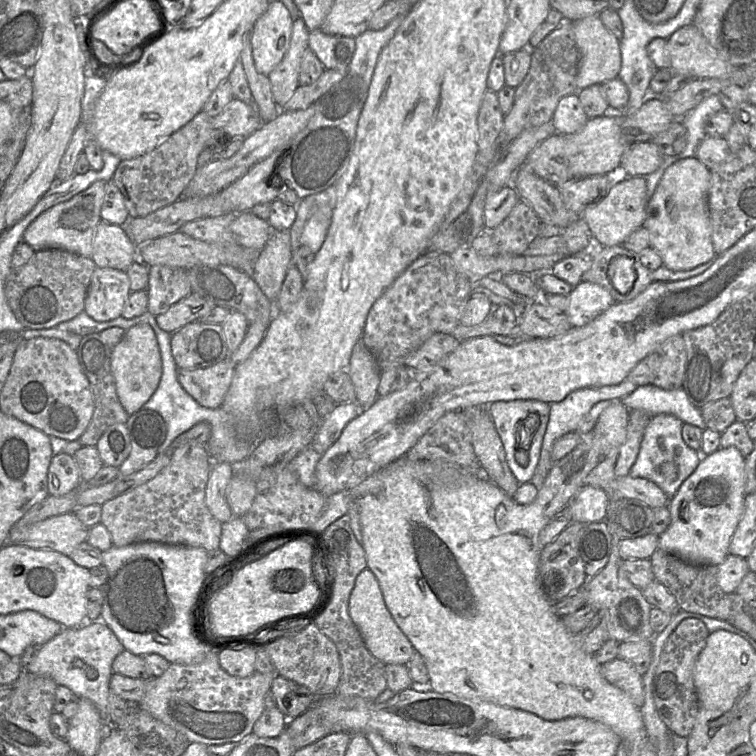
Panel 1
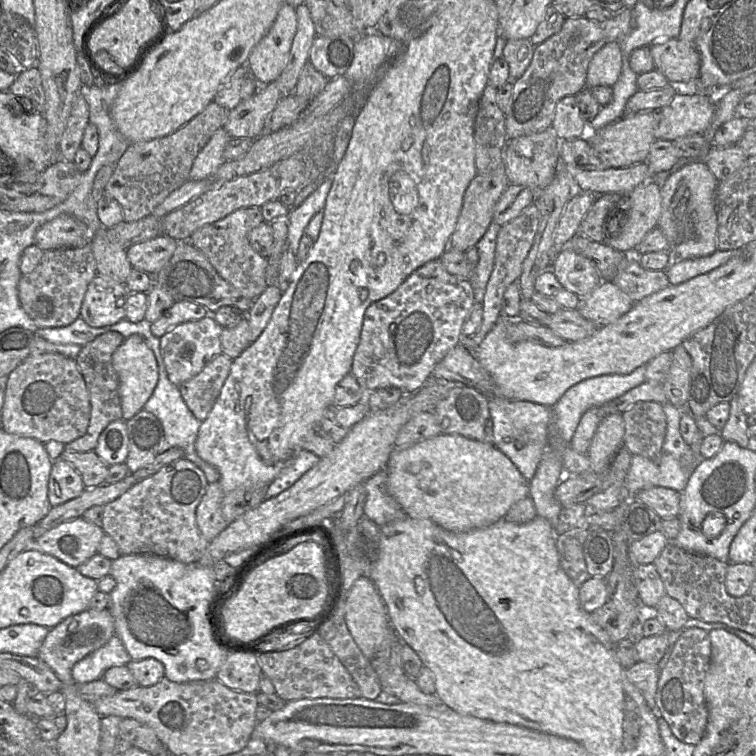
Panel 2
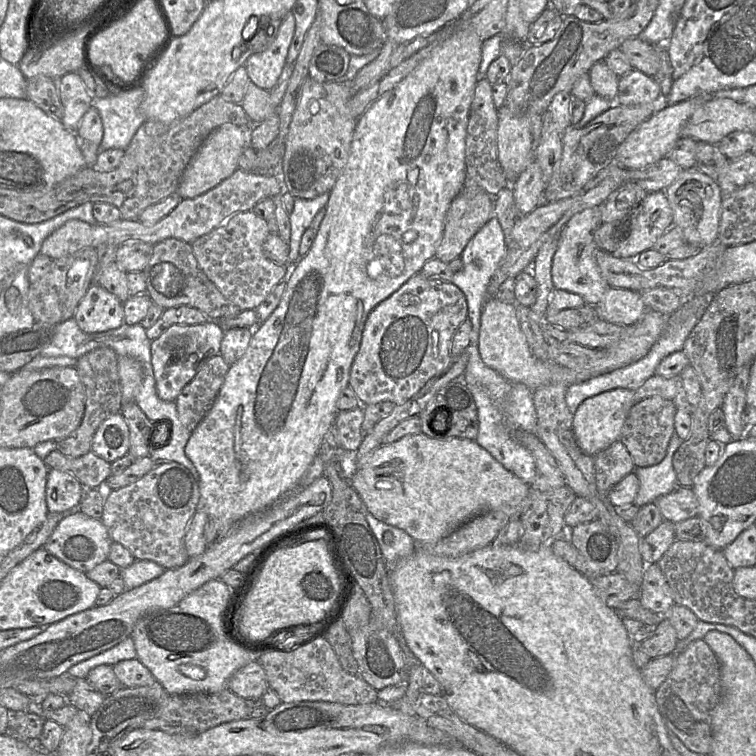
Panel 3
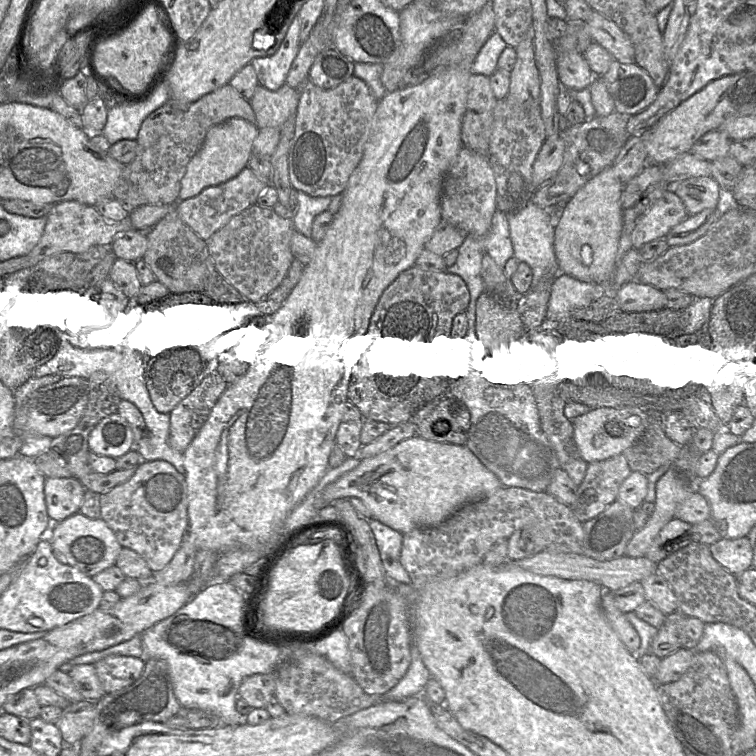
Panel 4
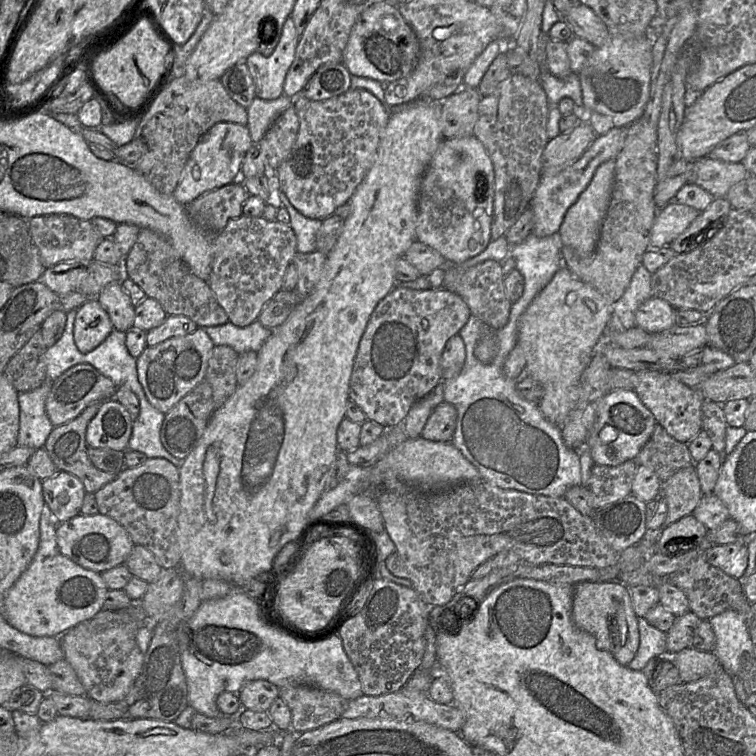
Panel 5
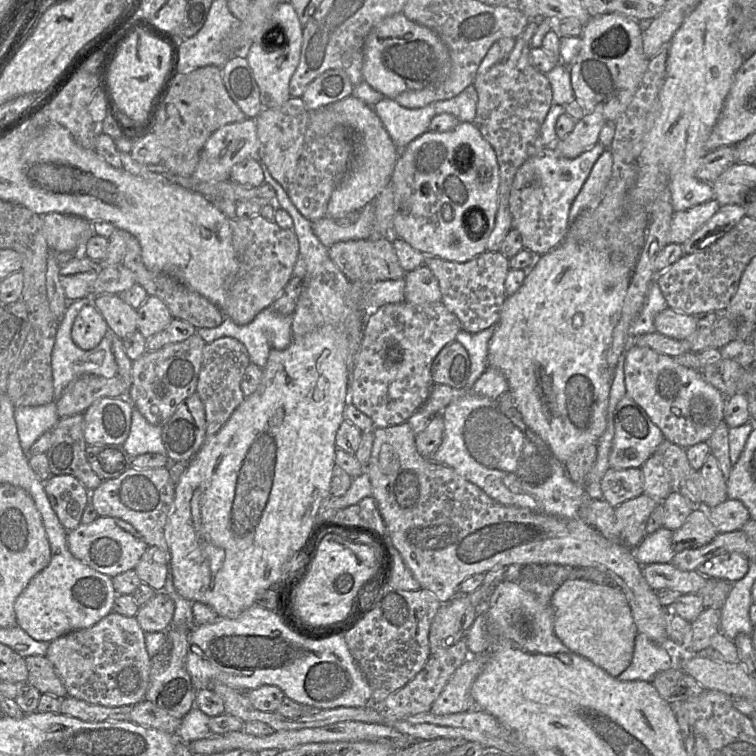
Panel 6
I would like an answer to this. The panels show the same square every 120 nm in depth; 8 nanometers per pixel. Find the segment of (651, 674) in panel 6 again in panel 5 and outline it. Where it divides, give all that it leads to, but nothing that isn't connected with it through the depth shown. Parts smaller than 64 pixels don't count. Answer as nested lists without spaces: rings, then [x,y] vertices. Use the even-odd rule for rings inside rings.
[[[638,617],[640,643],[633,660],[627,665],[631,670],[641,671],[648,661],[666,651],[666,633],[651,625],[645,618]]]

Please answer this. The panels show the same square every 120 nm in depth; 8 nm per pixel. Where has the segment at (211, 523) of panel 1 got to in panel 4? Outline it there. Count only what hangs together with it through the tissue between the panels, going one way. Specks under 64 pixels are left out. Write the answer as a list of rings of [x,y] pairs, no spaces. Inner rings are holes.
[[[165,460],[142,461],[126,482],[100,494],[101,516],[122,547],[138,553],[154,572],[163,570],[178,551],[188,530],[185,476]]]

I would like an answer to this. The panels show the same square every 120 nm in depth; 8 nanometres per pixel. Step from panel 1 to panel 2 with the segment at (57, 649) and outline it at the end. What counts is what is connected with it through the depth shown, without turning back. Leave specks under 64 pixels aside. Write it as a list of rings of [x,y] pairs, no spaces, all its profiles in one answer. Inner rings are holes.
[[[113,635],[102,647],[78,661],[71,675],[76,684],[88,683],[102,679],[109,668],[127,665],[131,660],[122,641]]]

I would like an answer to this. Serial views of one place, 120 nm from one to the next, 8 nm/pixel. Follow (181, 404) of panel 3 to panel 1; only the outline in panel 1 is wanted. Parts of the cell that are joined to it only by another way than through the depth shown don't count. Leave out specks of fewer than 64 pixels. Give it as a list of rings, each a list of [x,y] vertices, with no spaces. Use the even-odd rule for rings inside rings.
[[[228,357],[206,368],[181,369],[177,367],[177,377],[182,388],[198,404],[205,408],[218,409],[221,408],[231,385],[235,366]]]

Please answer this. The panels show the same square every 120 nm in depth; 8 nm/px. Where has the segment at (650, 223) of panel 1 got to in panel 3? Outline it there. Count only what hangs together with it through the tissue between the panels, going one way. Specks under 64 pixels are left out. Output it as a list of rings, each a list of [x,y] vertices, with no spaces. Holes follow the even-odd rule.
[[[696,168],[683,169],[679,177],[664,190],[673,213],[673,225],[680,227],[688,243],[703,248],[718,241],[722,192],[717,182]]]

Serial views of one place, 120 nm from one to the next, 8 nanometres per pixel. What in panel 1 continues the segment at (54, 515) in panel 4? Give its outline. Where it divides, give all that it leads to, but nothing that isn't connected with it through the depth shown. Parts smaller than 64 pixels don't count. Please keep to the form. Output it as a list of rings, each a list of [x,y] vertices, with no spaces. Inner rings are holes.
[[[64,452],[52,456],[47,476],[48,494],[59,497],[76,491],[80,472],[73,458]]]

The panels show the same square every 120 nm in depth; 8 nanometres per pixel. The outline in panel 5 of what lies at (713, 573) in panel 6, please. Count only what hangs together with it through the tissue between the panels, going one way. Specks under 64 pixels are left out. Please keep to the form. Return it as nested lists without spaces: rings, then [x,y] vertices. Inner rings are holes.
[[[739,543],[710,546],[705,552],[705,560],[727,575],[739,579],[748,565],[747,546]]]

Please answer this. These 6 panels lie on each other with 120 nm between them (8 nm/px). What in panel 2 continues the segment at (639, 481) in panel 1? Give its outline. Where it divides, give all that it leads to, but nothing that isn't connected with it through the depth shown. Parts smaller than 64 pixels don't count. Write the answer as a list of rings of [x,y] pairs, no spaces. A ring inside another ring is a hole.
[[[650,487],[635,494],[633,500],[644,503],[662,519],[678,517],[681,493],[666,487]]]

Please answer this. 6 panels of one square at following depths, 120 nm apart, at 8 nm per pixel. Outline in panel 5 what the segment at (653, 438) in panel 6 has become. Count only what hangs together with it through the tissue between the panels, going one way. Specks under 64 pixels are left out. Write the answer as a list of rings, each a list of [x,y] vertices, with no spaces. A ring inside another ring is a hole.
[[[613,390],[605,394],[598,403],[585,448],[588,449],[594,464],[617,466],[637,456],[652,435],[655,425],[653,414],[633,390]]]

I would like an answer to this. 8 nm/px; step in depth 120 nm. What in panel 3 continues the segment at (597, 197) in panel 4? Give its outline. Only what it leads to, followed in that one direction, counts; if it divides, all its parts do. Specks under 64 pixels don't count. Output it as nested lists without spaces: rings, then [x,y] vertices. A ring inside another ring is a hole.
[[[599,206],[585,209],[564,225],[559,233],[558,247],[552,261],[552,281],[555,289],[565,290],[582,297],[585,304],[596,305],[608,289],[608,284],[601,275],[595,259],[597,246],[594,231],[601,223]]]

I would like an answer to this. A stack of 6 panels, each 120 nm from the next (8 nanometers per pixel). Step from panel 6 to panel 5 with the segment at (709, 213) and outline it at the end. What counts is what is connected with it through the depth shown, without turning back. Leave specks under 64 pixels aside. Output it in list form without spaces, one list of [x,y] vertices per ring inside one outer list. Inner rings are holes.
[[[670,201],[657,212],[650,229],[648,249],[668,246],[700,214],[696,209]]]

